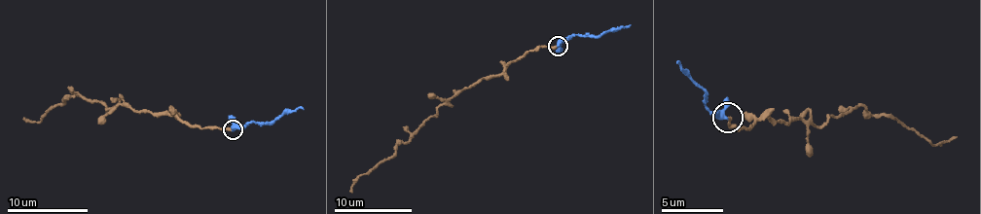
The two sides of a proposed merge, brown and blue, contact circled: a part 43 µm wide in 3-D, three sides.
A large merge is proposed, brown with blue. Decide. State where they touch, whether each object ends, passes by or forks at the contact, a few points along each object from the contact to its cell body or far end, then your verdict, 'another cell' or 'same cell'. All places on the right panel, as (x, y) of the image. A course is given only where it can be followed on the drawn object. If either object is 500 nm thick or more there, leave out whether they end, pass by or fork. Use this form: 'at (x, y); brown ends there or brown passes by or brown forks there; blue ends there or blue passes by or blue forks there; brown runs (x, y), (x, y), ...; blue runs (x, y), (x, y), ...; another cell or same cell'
at (727, 118); brown ends there; blue passes by; brown runs (727, 118), (738, 131), (770, 117), (773, 126), (799, 119), (815, 126), (862, 105), (931, 145), (958, 135); blue runs (726, 117), (711, 112), (704, 104), (705, 89), (676, 62); same cell

